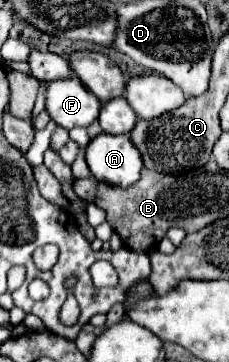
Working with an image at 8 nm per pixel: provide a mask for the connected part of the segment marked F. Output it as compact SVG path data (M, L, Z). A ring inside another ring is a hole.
M77 77L49 81L47 85L47 111L59 127L89 127L99 117L101 105Z

